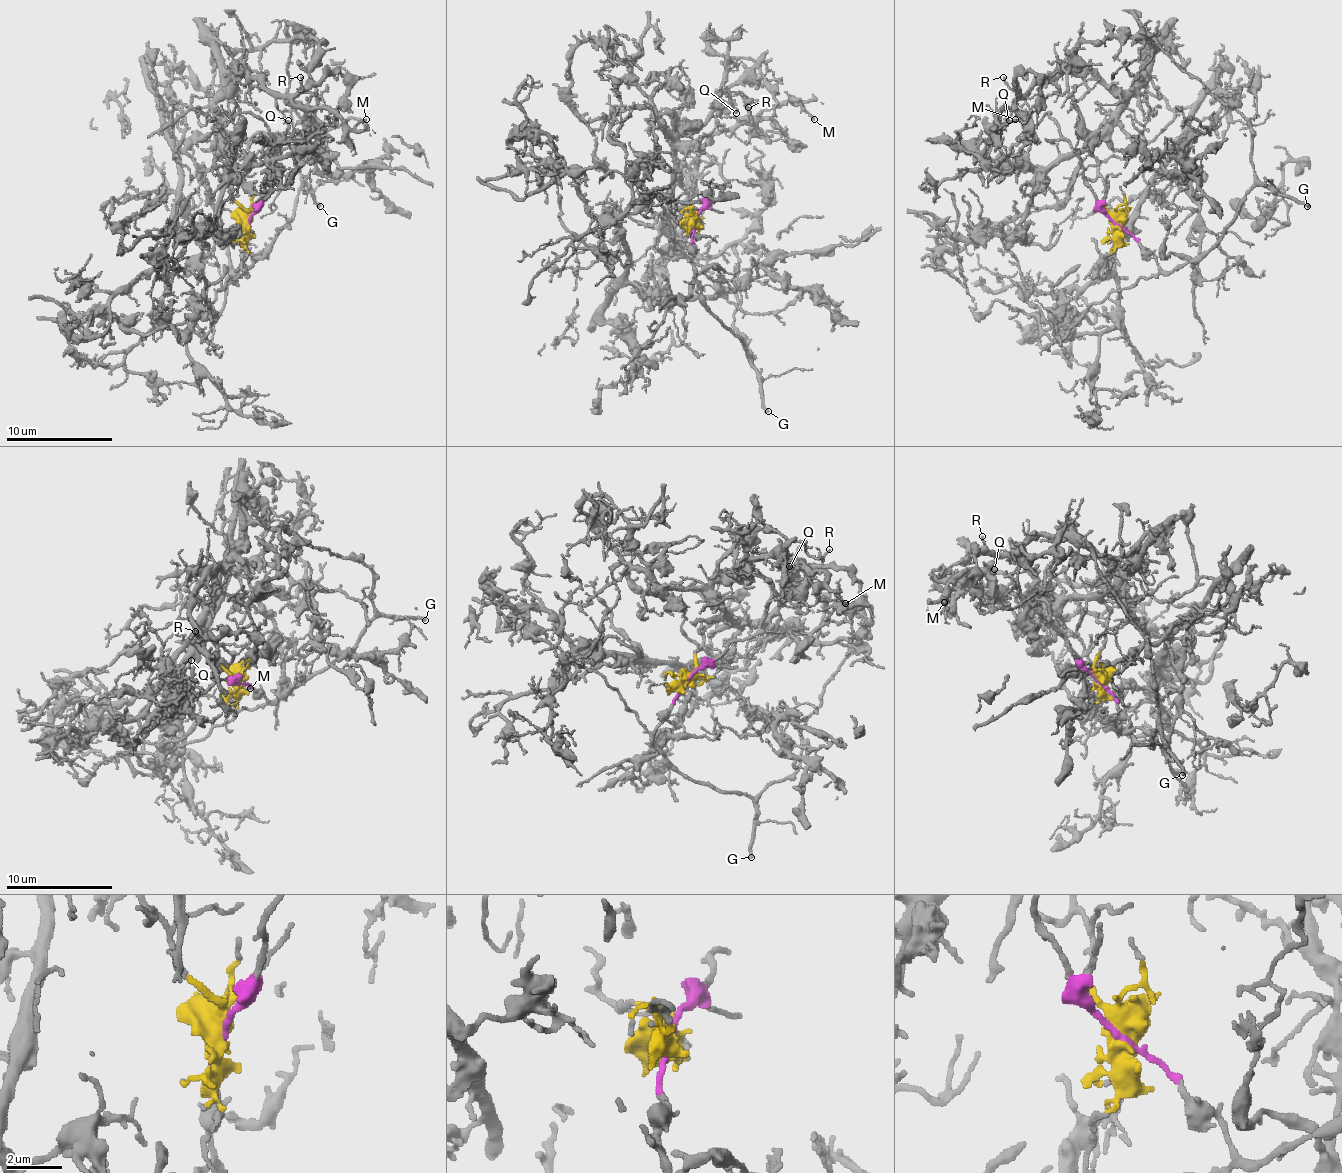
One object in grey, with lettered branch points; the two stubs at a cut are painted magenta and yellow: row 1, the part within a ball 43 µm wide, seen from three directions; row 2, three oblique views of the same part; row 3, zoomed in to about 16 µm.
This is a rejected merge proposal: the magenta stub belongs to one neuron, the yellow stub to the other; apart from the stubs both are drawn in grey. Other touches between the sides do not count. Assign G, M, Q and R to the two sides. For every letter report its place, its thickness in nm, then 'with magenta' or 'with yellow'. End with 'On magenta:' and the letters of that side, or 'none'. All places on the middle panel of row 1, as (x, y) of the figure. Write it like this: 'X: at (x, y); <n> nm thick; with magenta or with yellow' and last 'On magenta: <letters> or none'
G: at (768, 411); 240 nm thick; with magenta
M: at (814, 119); 160 nm thick; with yellow
Q: at (736, 113); 130 nm thick; with yellow
R: at (748, 107); 130 nm thick; with yellow
On magenta: G

